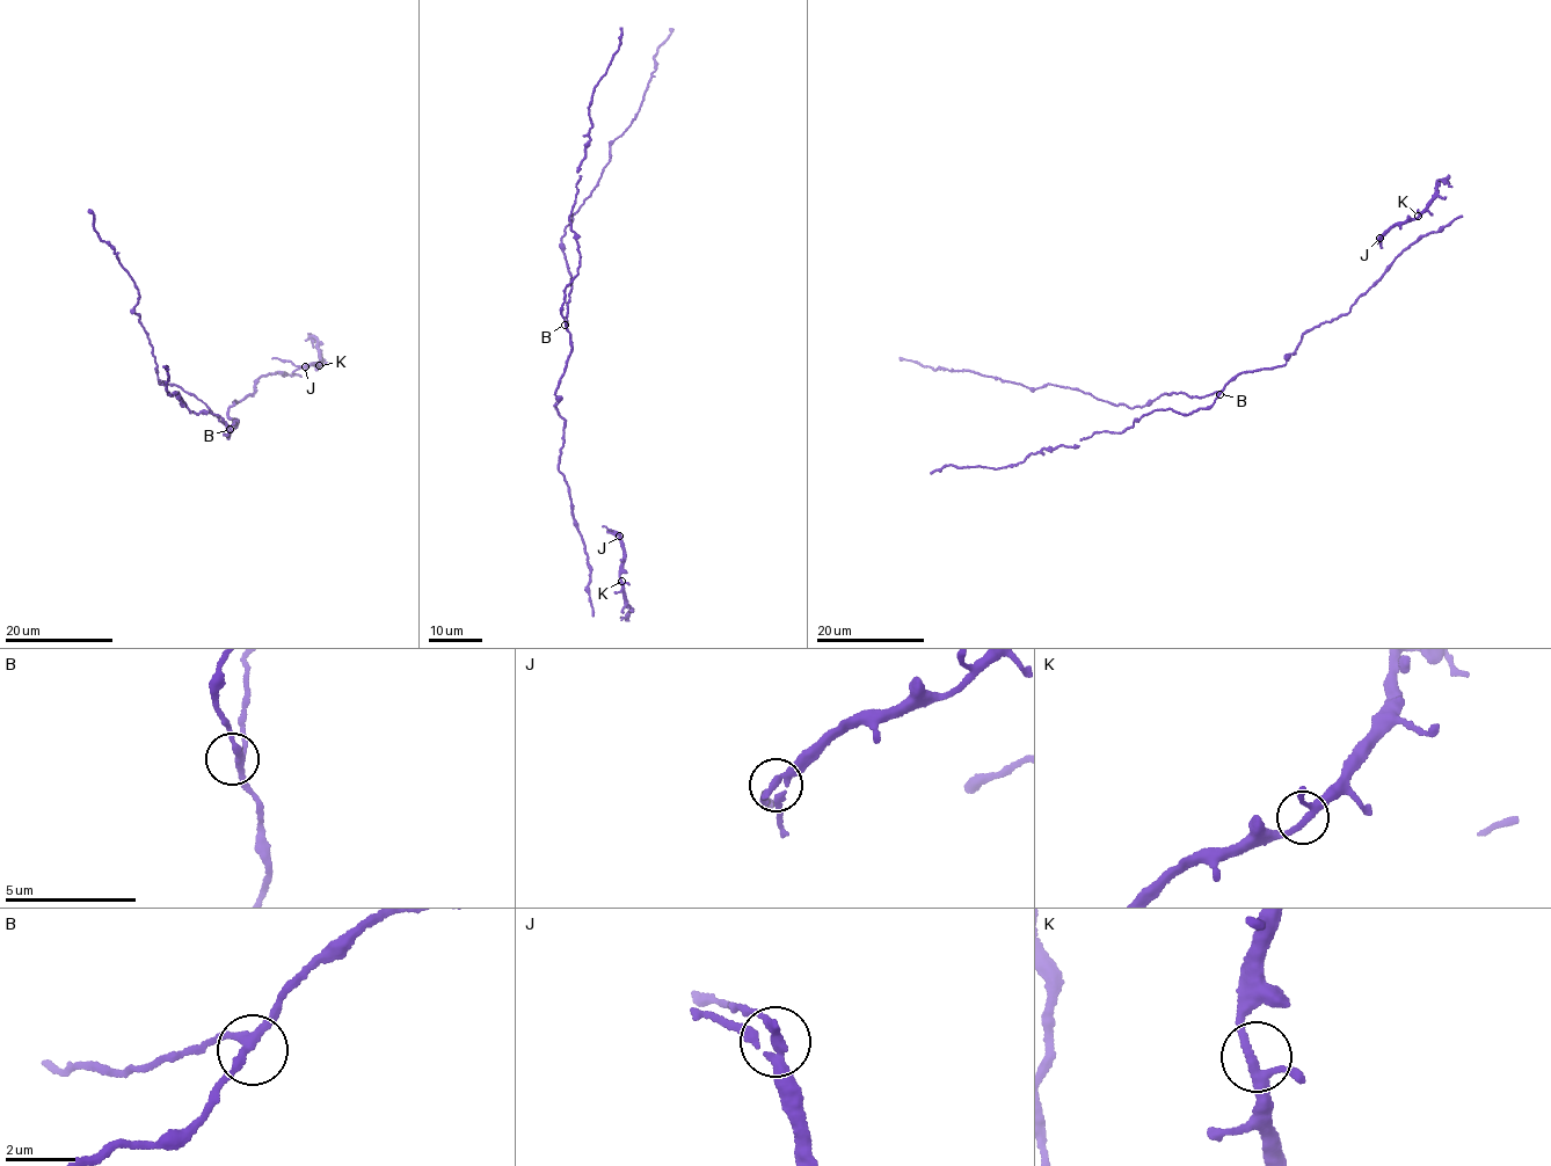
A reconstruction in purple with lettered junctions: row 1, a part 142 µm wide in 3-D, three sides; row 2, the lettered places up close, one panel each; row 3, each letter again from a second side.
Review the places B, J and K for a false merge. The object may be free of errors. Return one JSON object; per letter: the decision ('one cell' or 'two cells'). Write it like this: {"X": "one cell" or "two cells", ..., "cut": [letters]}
{"B": "one cell", "J": "two cells", "K": "one cell", "cut": ["J"]}

